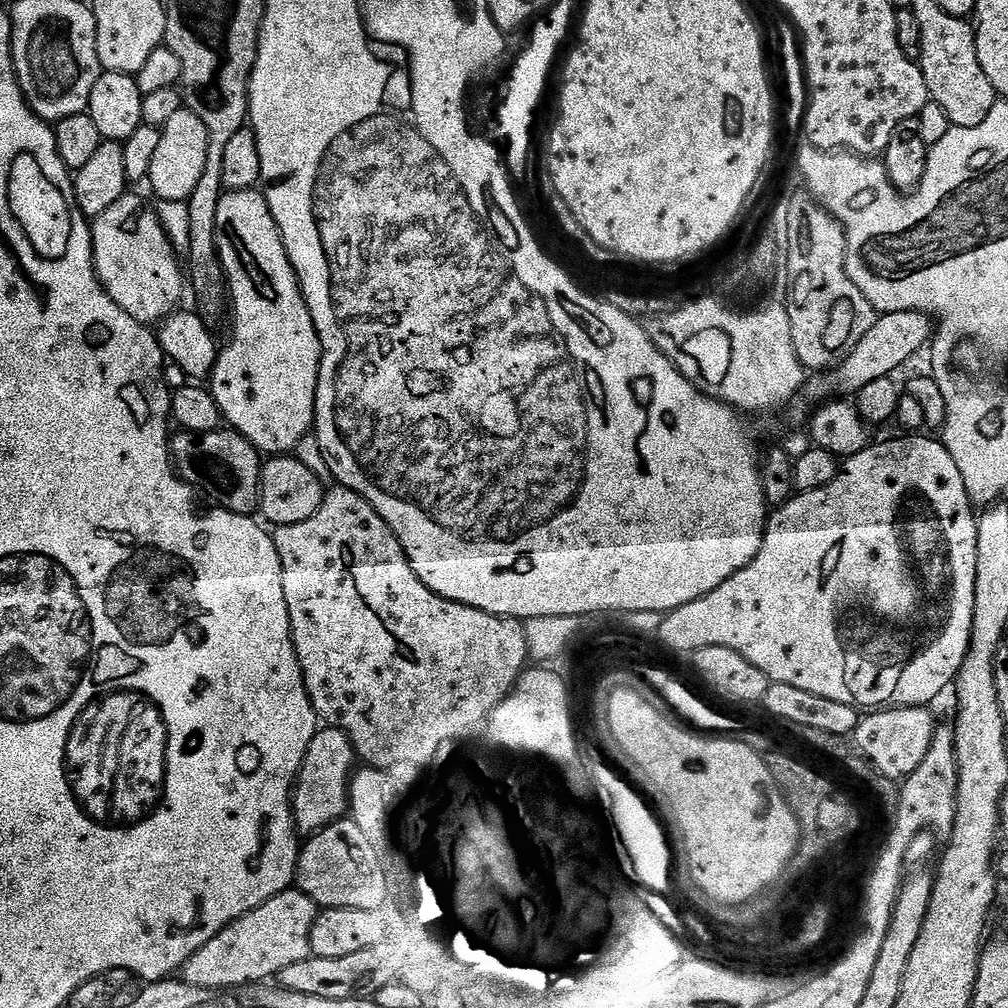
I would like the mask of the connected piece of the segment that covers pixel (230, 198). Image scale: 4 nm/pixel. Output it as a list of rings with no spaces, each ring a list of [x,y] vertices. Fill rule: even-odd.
[[[247,188],[246,190],[238,190],[237,192],[225,191],[218,202],[216,249],[220,255],[220,261],[228,279],[230,316],[232,312],[232,345],[229,348],[221,347],[217,351],[216,365],[212,367],[212,375],[210,377],[210,391],[218,402],[221,417],[226,421],[227,427],[231,431],[240,433],[261,453],[291,453],[298,446],[298,442],[302,442],[302,438],[313,431],[316,422],[316,391],[318,390],[318,378],[320,377],[320,339],[316,333],[316,327],[312,321],[310,310],[304,301],[304,295],[300,289],[300,279],[296,276],[294,266],[286,254],[286,246],[282,242],[280,227],[278,226],[278,222],[274,222],[274,214],[270,214],[268,199],[264,197],[263,191],[256,188]]]

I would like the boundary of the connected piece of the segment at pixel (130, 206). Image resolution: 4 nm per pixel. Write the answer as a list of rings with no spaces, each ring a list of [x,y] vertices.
[[[126,194],[110,206],[100,216],[91,221],[92,225],[92,261],[96,263],[96,273],[102,282],[102,286],[140,324],[156,326],[164,317],[171,316],[177,311],[180,295],[186,292],[186,272],[182,267],[181,257],[173,248],[162,222],[156,217],[155,207],[144,205],[140,196]]]

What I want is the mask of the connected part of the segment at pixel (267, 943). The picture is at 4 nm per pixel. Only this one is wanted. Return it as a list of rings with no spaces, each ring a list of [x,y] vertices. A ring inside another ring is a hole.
[[[296,886],[280,892],[262,906],[250,910],[202,946],[185,962],[182,978],[190,986],[239,989],[246,984],[268,982],[279,977],[286,966],[312,955],[310,930],[318,915],[318,905]]]

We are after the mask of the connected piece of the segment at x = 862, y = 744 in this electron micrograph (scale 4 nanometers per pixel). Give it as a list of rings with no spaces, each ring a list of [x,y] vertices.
[[[927,707],[869,711],[856,727],[856,745],[883,776],[889,776],[897,782],[903,781],[914,770],[918,770],[922,758],[926,758],[926,750],[930,750],[932,735],[936,733],[938,724],[932,721],[928,711]]]

